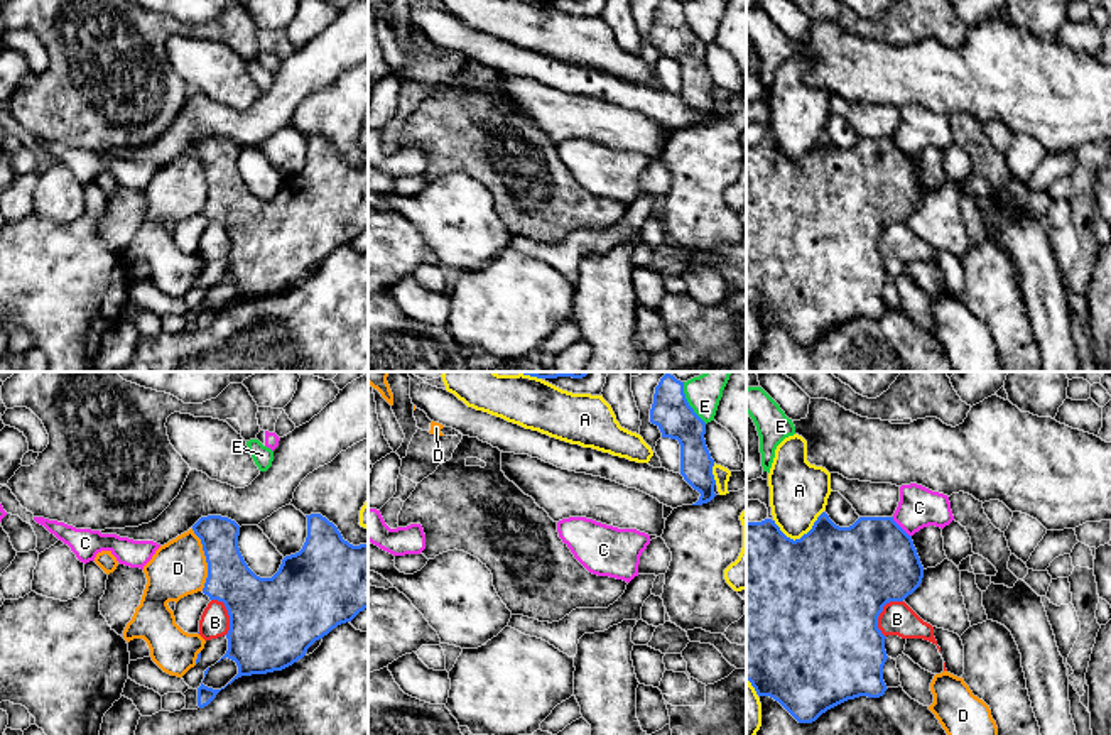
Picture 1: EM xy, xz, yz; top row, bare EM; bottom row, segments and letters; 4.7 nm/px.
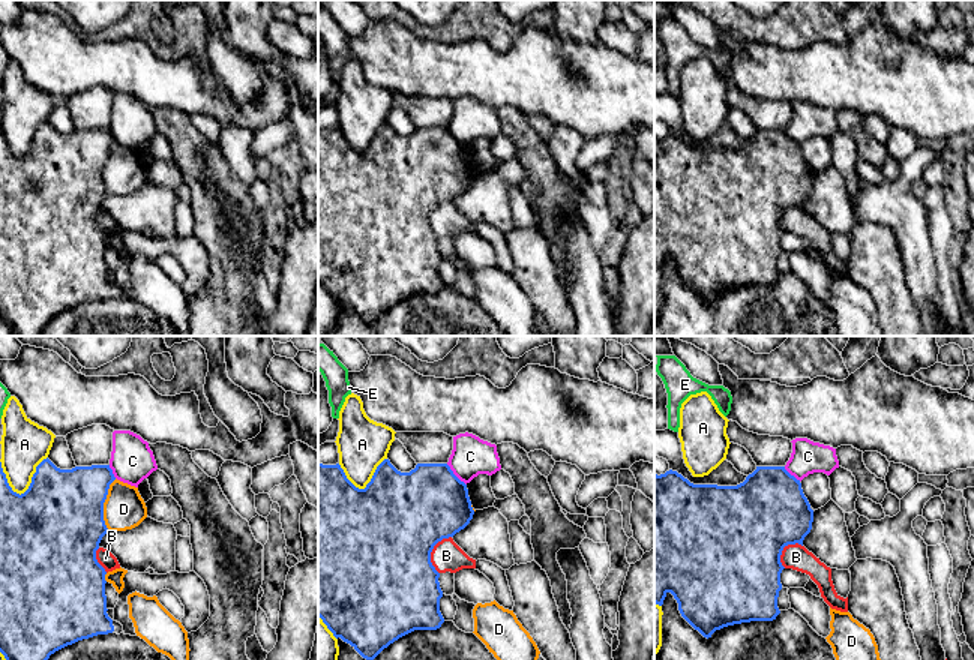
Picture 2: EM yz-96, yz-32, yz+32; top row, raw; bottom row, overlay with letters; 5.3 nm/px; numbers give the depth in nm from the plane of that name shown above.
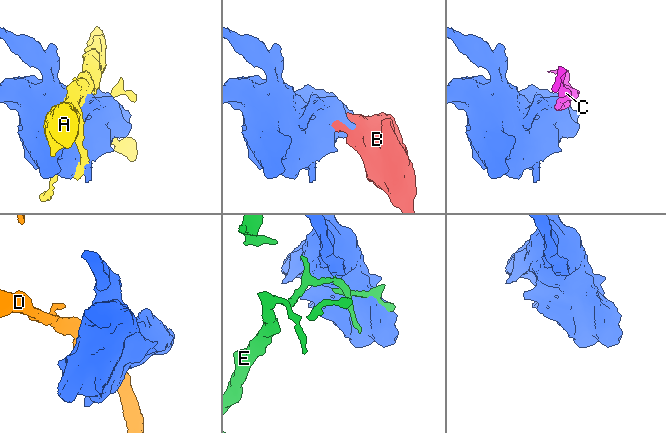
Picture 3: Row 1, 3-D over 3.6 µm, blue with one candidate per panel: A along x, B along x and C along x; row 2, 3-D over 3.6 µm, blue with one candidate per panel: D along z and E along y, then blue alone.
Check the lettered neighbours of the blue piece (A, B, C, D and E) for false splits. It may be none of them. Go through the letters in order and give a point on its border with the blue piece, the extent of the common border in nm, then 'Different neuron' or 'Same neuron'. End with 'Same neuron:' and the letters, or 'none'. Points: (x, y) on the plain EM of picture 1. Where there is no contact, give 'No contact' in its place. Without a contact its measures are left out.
A: Touches blue at yz (802, 157). Shared border 240 nm. Different neuron
B: Touches blue at yz (880, 234). Shared border 200 nm. Different neuron
C: Touches blue at yz (900, 149). Shared border 130 nm. Different neuron
D: Touches blue at xy (206, 181). Shared border 300 nm. Different neuron
E: Touches blue at xz (688, 24). Shared border 240 nm. Different neuron
Same neuron: none

